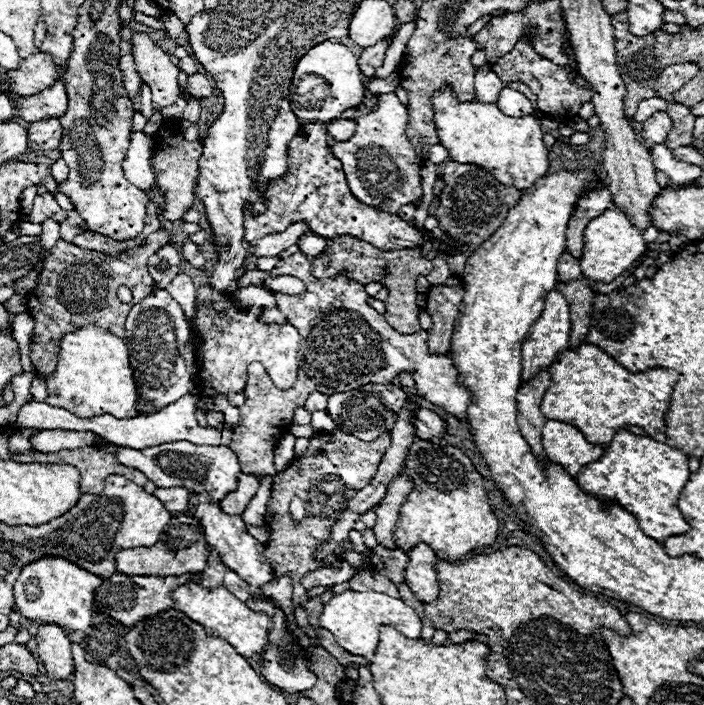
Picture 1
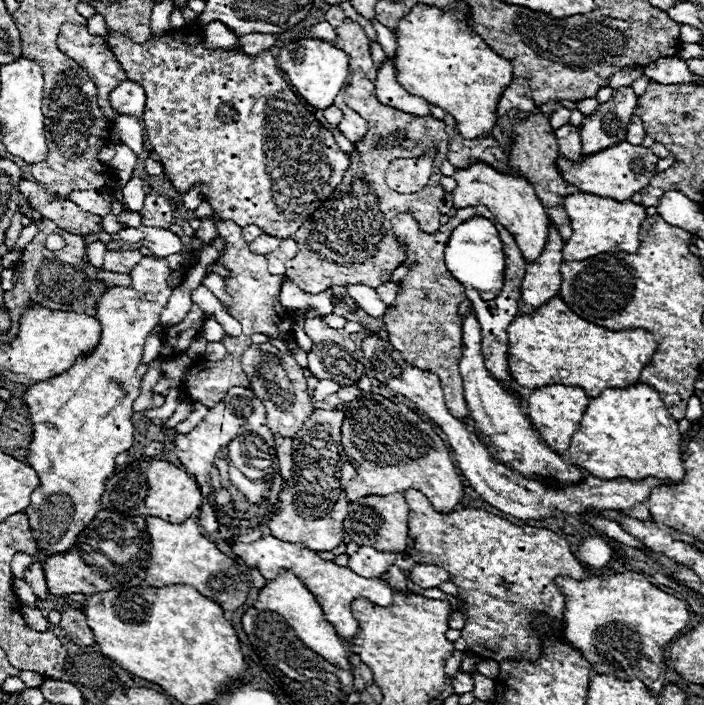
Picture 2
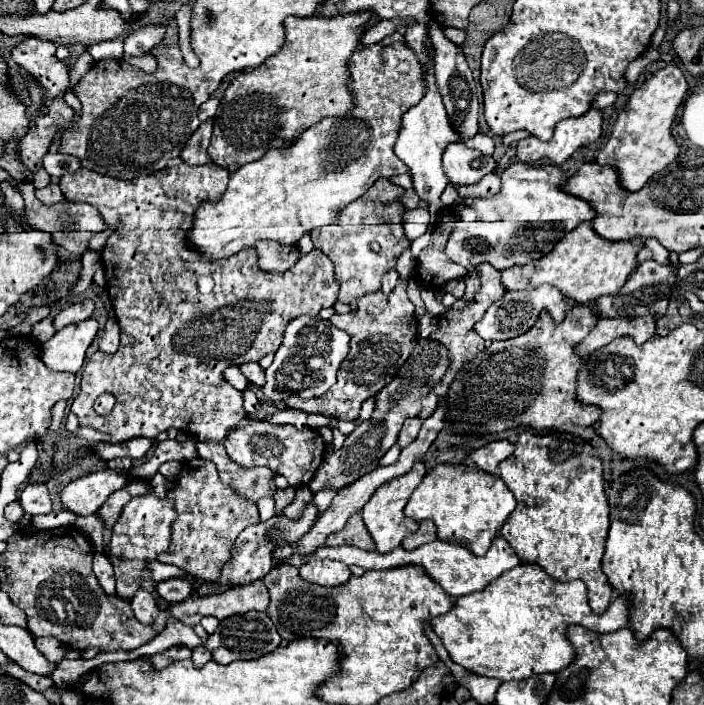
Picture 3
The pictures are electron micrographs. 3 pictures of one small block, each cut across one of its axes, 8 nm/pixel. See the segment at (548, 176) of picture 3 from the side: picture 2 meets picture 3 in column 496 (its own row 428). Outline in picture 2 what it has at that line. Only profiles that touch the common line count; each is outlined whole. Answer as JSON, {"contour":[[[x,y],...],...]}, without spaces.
{"contour":[[[234,386],[234,390],[228,390],[226,398],[222,402],[218,402],[208,414],[206,418],[188,434],[176,434],[174,436],[174,452],[178,456],[178,460],[182,462],[182,466],[194,474],[202,496],[204,498],[214,498],[212,486],[208,484],[208,476],[210,476],[210,468],[220,452],[222,446],[226,446],[232,438],[238,438],[240,434],[260,434],[260,438],[264,438],[264,442],[268,442],[268,446],[274,446],[274,438],[270,428],[266,426],[266,408],[264,404],[254,396],[254,392],[250,388],[242,388],[242,386]]]}

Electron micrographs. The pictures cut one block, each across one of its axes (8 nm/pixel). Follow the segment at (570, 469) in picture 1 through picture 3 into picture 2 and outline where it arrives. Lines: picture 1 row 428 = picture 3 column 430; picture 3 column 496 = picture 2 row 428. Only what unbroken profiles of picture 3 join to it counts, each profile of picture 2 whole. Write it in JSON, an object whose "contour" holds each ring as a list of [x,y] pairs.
{"contour":[[[548,384],[542,388],[536,388],[528,396],[528,416],[540,436],[546,440],[546,444],[554,452],[566,452],[570,446],[570,438],[576,432],[580,418],[588,406],[588,396],[578,386],[560,386],[560,384]]]}

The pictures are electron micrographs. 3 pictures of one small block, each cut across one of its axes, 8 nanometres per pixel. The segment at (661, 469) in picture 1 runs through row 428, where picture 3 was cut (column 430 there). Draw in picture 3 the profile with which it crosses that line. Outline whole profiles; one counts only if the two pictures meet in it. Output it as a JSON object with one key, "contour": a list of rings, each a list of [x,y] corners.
{"contour":[[[518,564],[516,568],[502,572],[496,580],[492,580],[482,592],[472,592],[454,600],[450,612],[436,616],[430,620],[432,630],[442,640],[450,658],[466,668],[468,672],[480,676],[492,676],[498,680],[526,680],[534,674],[544,672],[560,672],[574,660],[574,648],[566,640],[566,626],[578,624],[592,632],[614,632],[618,628],[628,626],[628,600],[616,598],[604,614],[594,614],[588,606],[586,584],[582,580],[574,582],[556,582],[536,564]]]}

